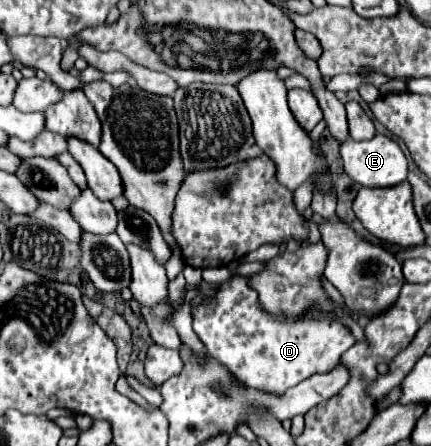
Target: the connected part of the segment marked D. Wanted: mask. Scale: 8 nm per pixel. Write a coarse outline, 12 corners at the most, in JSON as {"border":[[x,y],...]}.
{"border":[[245,277],[193,307],[213,359],[283,395],[355,343],[317,309],[297,323],[257,307]]}

